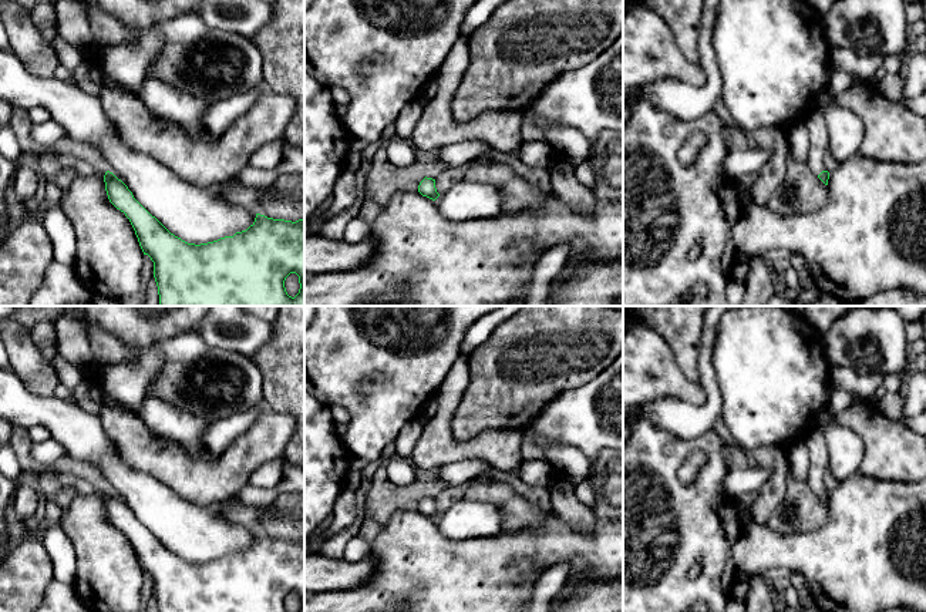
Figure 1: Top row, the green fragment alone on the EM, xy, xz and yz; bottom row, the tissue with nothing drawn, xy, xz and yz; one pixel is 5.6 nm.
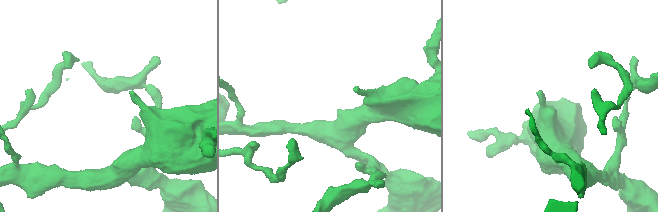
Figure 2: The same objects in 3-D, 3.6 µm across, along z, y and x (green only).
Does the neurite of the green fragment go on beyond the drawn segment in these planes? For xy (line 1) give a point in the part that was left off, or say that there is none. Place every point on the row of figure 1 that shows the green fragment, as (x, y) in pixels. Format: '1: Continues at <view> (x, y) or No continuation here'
1: No continuation here

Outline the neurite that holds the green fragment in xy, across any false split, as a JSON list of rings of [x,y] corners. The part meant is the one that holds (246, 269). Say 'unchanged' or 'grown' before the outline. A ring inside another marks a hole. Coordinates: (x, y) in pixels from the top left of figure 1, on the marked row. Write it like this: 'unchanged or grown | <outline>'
unchanged | [[[105,172],[104,182],[110,202],[129,219],[144,255],[154,262],[159,306],[304,306],[304,219],[292,222],[256,213],[255,222],[246,231],[195,245],[171,233],[112,172]],[[290,273],[296,273],[300,283],[294,297],[289,296],[284,287]]]

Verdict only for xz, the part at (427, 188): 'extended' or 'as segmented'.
as segmented

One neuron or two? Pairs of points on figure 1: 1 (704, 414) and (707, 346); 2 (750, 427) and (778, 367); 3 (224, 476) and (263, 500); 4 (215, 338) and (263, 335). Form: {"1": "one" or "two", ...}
{"1": "one", "2": "one", "3": "two", "4": "one"}

